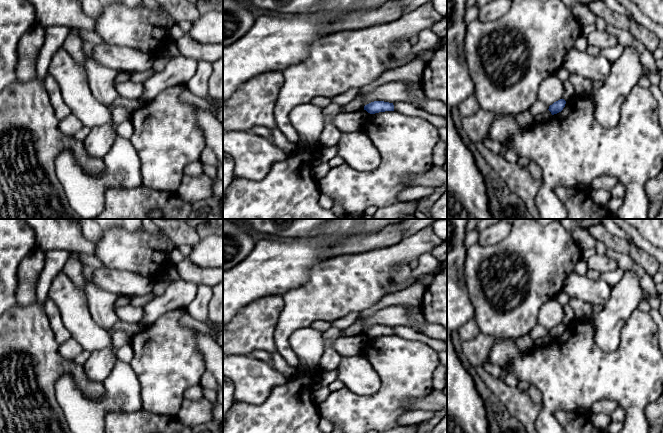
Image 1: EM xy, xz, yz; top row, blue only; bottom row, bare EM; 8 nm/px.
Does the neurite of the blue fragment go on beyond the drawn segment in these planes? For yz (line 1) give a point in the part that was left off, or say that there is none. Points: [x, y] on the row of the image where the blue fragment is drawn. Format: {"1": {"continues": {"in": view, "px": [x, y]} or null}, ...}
{"1": {"continues": null}}

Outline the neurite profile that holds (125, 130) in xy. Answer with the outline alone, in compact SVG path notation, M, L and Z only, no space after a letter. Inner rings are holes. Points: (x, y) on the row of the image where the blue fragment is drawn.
M126 120L117 126L117 134L124 138L130 140L133 135L133 125L130 120Z

